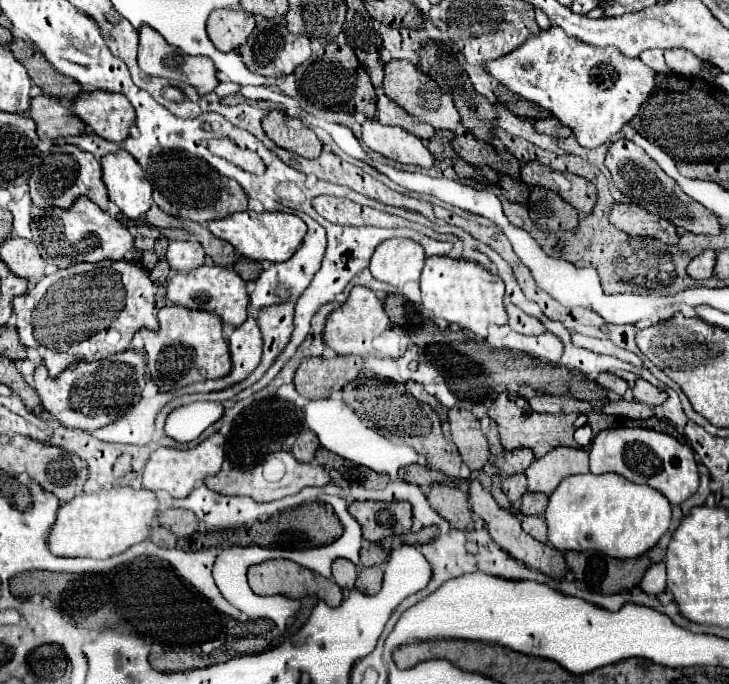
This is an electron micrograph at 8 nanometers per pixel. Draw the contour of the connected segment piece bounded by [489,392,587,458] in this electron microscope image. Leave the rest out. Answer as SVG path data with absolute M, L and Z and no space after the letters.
M503 392L497 396L497 400L493 402L493 406L489 408L489 416L497 422L499 426L499 436L501 436L501 444L505 450L513 450L513 448L531 448L535 458L545 456L549 450L557 448L557 446L577 446L577 442L573 440L573 432L577 430L577 422L583 418L583 422L587 422L587 416L581 416L577 412L571 414L541 414L535 412L529 402L515 402L509 400L509 392Z

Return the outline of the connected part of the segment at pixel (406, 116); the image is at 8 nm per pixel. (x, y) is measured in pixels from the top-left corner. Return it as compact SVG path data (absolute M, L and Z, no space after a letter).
M381 90L377 92L377 120L381 124L401 126L407 132L411 132L411 134L415 134L417 138L423 138L423 140L429 140L433 136L433 132L435 132L433 126L419 122L415 116L405 112L399 104L389 100Z

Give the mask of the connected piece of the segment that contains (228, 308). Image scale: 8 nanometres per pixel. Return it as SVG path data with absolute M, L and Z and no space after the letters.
M203 264L193 272L175 272L167 280L167 298L173 304L181 304L195 310L209 310L217 314L225 324L239 326L247 318L249 294L245 290L245 280L239 278L231 268L221 268L217 264Z

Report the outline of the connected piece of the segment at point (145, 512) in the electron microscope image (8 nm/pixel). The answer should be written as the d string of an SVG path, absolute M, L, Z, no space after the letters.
M117 486L99 494L83 492L71 502L61 504L47 544L55 556L109 558L149 538L149 528L155 524L155 514L157 498L145 488L133 490L131 486Z

